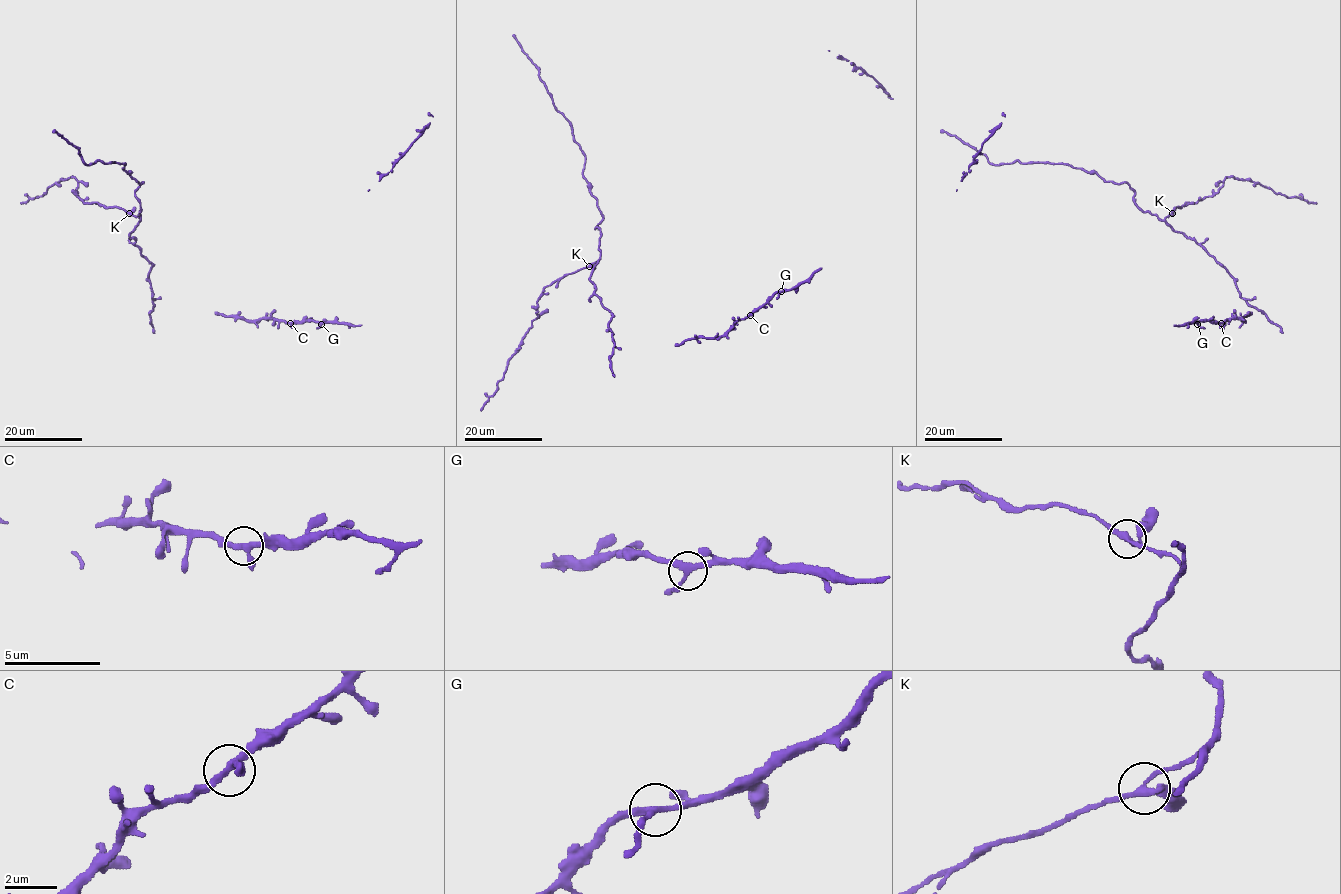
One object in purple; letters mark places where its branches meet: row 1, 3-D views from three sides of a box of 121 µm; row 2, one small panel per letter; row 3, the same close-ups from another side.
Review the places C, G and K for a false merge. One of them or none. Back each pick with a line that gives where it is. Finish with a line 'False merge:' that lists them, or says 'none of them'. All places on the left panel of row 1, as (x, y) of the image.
False merge: none of them

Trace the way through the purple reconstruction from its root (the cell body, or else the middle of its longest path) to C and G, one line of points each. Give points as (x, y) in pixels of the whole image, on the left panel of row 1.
C: (215, 312), (251, 321), (277, 319), (290, 323)
G: (215, 312), (251, 321), (277, 319), (288, 323), (315, 321), (321, 324)

